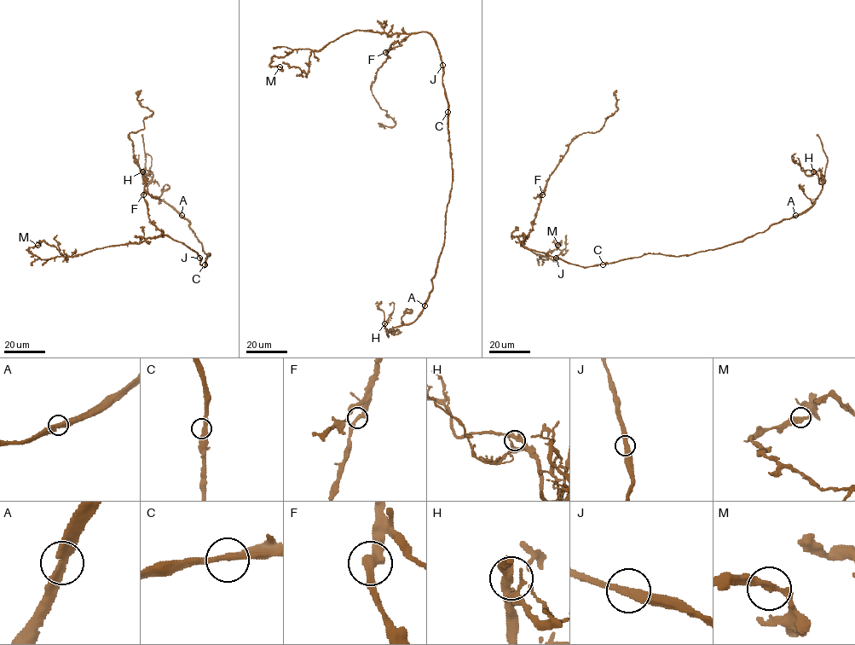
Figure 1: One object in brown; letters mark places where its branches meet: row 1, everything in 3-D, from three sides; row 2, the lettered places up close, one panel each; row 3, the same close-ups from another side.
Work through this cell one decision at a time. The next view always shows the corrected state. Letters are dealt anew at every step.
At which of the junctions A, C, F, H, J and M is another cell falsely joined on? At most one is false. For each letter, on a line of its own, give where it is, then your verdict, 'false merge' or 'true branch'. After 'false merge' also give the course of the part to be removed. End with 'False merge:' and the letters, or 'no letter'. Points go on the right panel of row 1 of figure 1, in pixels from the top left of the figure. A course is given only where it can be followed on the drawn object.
A: place (795, 215); true branch
C: place (603, 264); true branch
F: place (542, 194); true branch
H: place (813, 171); true branch
J: place (556, 258); true branch
M: place (557, 245); true branch
False merge: no letter

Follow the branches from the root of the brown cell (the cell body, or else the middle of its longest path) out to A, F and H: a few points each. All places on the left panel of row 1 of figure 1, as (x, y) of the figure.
A: (205, 264), (210, 253), (209, 256), (203, 250), (190, 223), (181, 216)
F: (205, 264), (203, 267), (193, 250), (164, 235), (150, 221), (143, 194)
H: (205, 264), (210, 253), (203, 250), (190, 223), (148, 193), (142, 171)

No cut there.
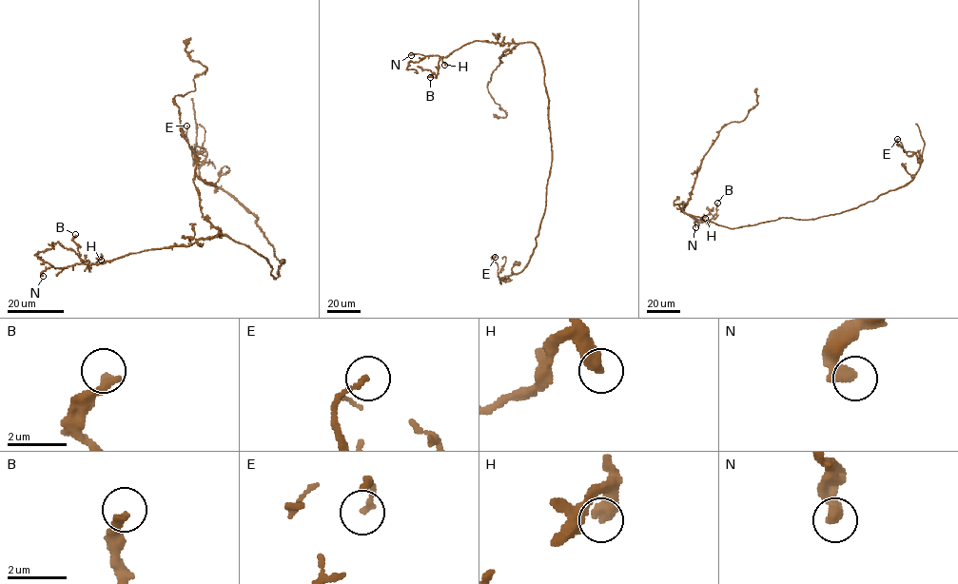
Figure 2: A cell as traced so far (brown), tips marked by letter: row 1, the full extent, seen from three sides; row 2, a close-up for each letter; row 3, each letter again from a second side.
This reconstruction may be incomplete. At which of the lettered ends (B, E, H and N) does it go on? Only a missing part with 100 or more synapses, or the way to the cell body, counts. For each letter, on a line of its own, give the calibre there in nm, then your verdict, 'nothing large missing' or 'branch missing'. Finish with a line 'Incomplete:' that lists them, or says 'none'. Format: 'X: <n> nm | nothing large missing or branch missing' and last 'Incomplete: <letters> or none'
B: 320 nm | nothing large missing
E: 170 nm | nothing large missing
H: 480 nm | nothing large missing
N: 480 nm | nothing large missing
Incomplete: none

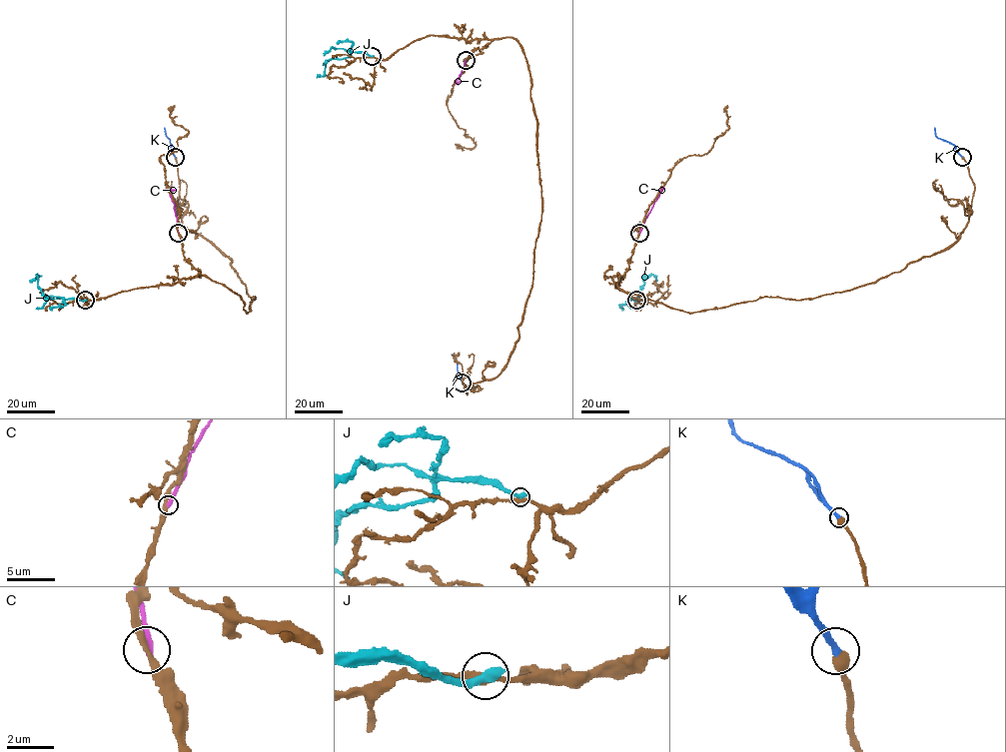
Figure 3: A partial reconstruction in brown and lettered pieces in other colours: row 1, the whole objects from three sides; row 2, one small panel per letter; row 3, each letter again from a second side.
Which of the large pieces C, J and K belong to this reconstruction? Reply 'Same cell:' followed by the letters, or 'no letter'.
Same cell: K

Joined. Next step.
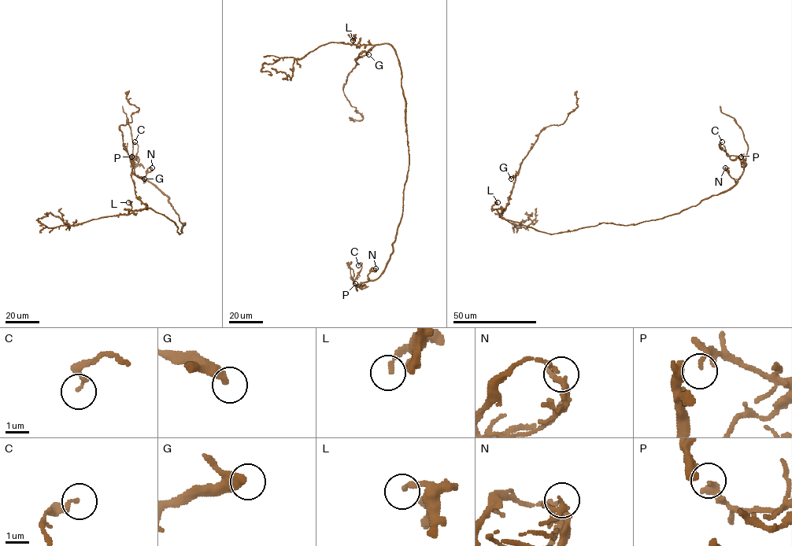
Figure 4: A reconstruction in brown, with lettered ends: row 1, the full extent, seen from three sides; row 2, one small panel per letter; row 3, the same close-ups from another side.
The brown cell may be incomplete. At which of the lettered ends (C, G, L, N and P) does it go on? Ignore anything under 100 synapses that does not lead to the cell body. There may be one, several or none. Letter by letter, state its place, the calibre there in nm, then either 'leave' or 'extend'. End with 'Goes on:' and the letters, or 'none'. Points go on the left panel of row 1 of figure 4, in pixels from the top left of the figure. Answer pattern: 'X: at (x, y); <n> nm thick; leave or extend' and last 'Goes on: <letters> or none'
C: at (135, 142); 190 nm thick; leave
G: at (144, 178); 400 nm thick; leave
L: at (128, 202); 200 nm thick; leave
N: at (152, 167); 180 nm thick; leave
P: at (131, 156); 100 nm thick; leave
Goes on: none

